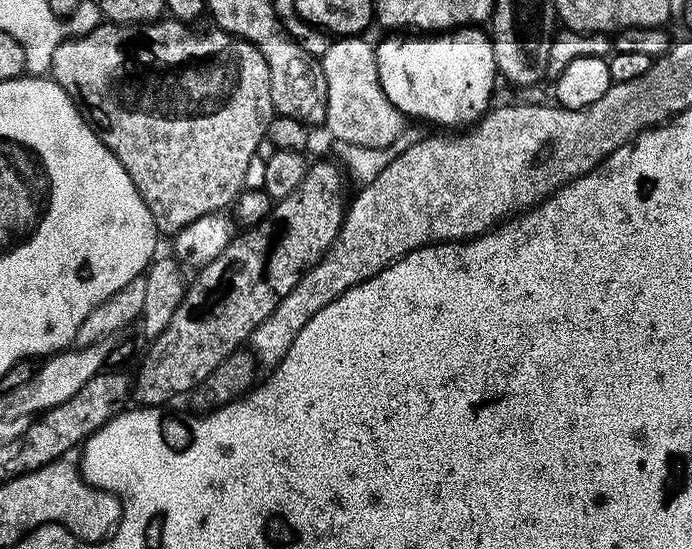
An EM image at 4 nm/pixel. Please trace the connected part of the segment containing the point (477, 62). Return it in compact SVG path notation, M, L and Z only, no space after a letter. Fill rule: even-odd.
M469 26L439 34L385 36L388 37L381 44L375 45L378 82L386 98L394 102L405 118L413 116L456 130L475 124L489 111L488 99L496 88L498 73L492 38L483 27Z

